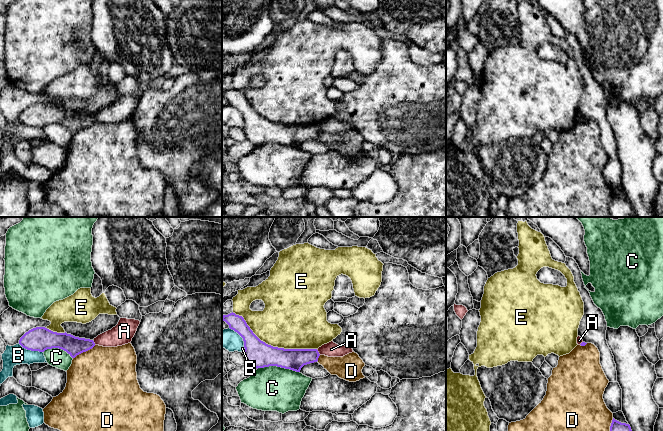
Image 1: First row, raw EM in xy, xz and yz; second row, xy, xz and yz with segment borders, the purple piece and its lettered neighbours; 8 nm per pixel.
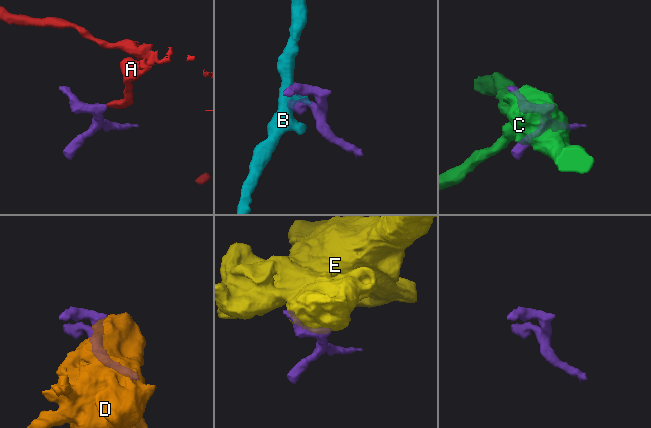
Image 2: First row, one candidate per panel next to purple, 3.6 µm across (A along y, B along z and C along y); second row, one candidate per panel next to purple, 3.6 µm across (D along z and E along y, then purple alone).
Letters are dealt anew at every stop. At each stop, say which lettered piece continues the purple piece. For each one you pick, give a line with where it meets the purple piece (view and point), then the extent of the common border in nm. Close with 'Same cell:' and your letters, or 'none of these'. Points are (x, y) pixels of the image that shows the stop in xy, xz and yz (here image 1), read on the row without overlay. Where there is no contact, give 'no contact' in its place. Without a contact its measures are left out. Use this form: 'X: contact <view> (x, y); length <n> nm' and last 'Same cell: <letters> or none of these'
Same cell: none of these

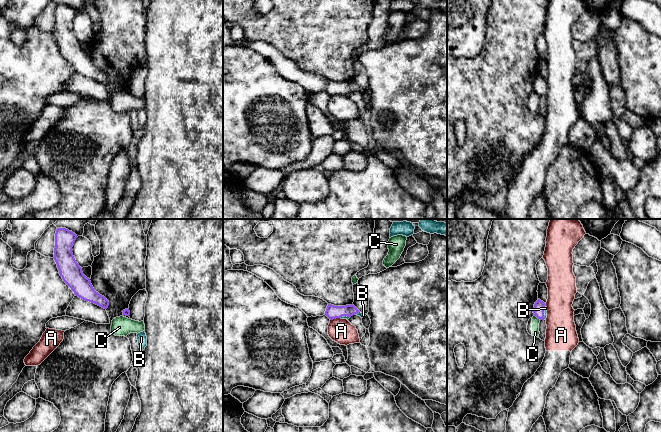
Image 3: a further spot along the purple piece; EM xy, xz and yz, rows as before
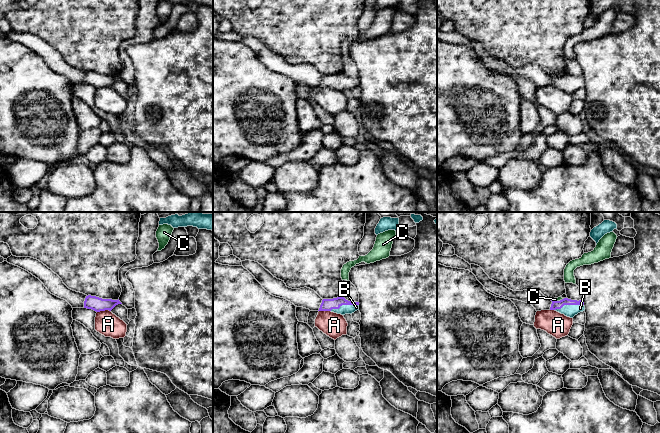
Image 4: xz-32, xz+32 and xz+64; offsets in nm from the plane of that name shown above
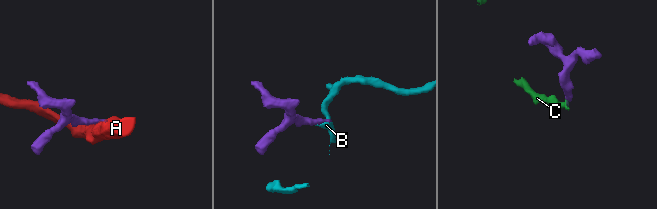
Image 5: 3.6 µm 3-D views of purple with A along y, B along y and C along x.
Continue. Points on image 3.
B: contact yz (543, 88); length 130 nm
Same cell: B

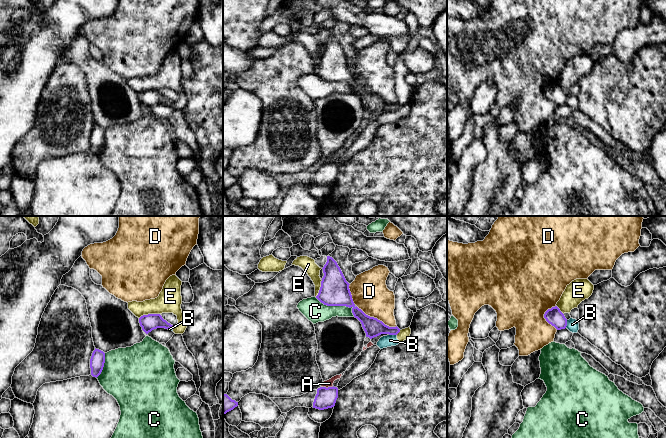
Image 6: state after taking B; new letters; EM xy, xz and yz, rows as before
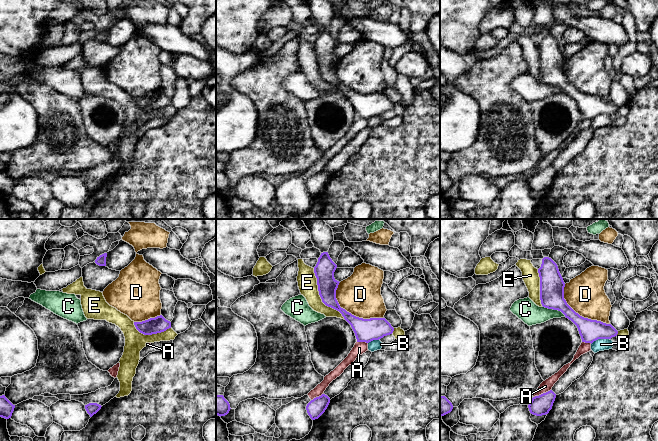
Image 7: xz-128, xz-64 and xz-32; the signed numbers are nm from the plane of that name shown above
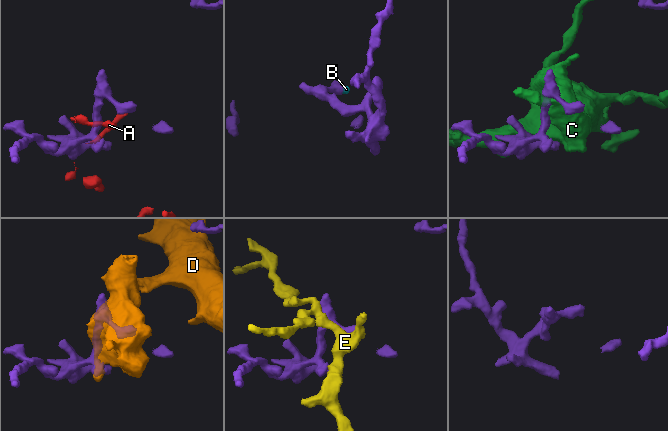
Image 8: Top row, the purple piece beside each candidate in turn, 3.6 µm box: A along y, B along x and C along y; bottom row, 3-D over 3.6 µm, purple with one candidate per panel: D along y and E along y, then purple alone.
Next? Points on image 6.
Same cell: none of these

